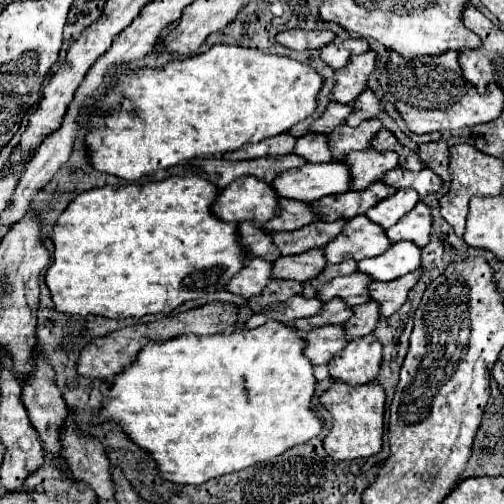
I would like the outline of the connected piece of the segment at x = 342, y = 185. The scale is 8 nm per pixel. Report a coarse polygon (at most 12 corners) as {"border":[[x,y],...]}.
{"border":[[344,163],[302,165],[272,181],[278,197],[312,203],[344,193]]}

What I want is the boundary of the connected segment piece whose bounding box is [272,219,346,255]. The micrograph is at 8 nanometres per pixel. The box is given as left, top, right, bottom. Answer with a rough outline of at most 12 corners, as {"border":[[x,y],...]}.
{"border":[[310,223],[296,231],[274,233],[282,255],[298,255],[328,245],[344,227]]}

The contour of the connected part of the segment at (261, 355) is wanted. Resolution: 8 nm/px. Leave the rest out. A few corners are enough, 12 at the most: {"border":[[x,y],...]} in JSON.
{"border":[[298,331],[146,343],[94,425],[202,485],[308,443]]}

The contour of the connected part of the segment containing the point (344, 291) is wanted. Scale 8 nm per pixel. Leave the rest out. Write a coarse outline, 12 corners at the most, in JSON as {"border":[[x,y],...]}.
{"border":[[356,271],[318,291],[322,303],[340,297],[348,307],[368,303],[370,277]]}

